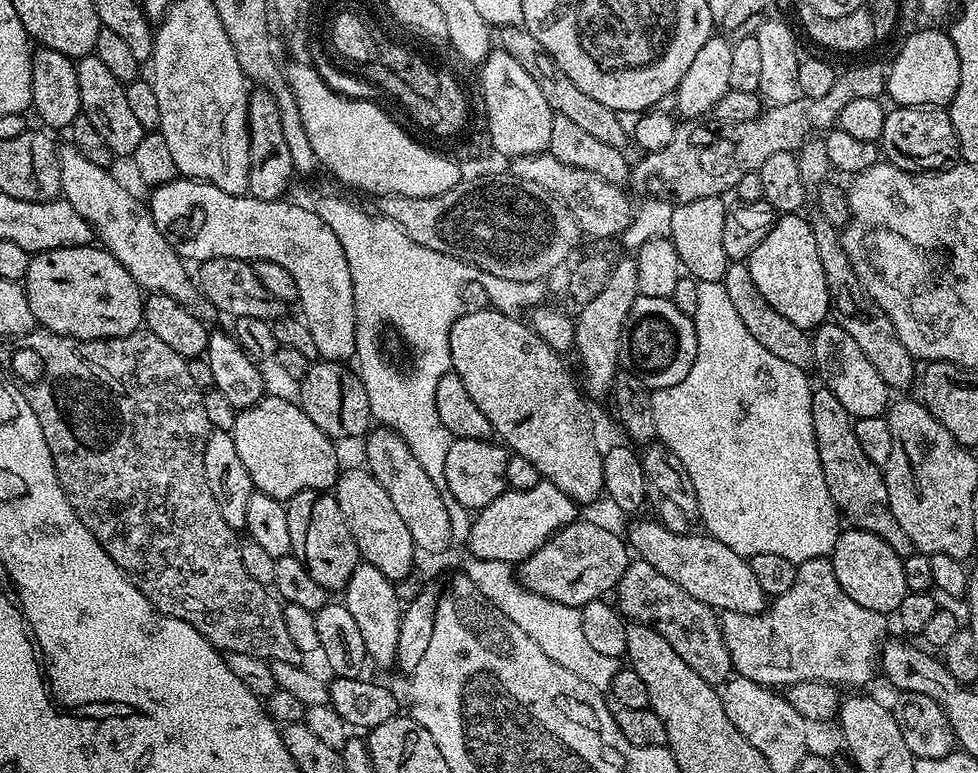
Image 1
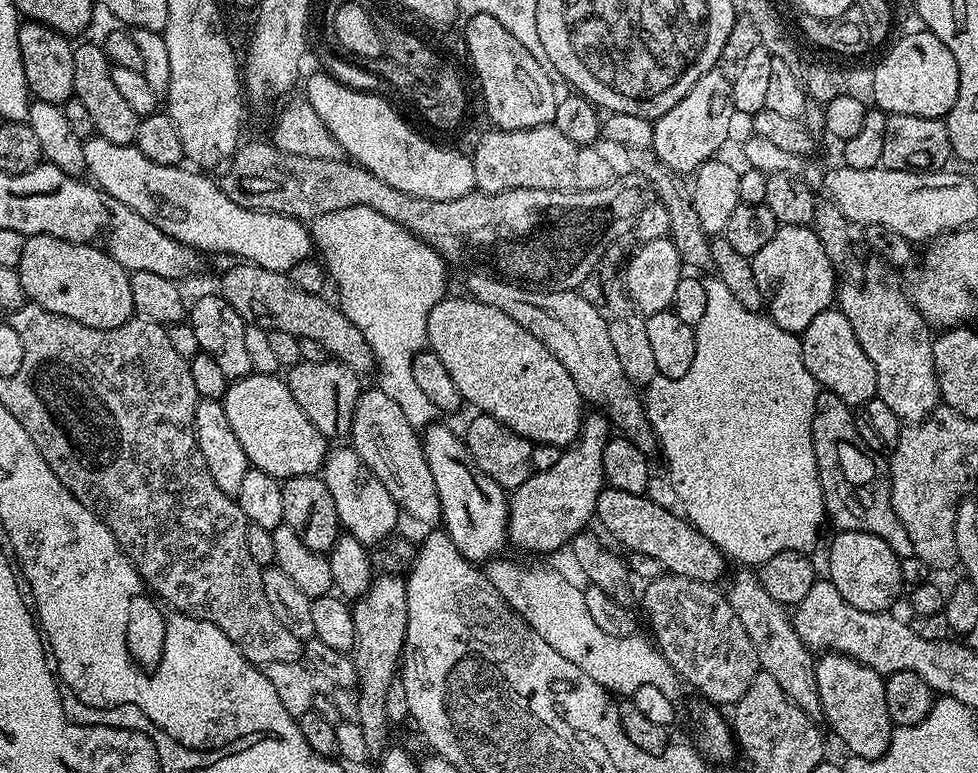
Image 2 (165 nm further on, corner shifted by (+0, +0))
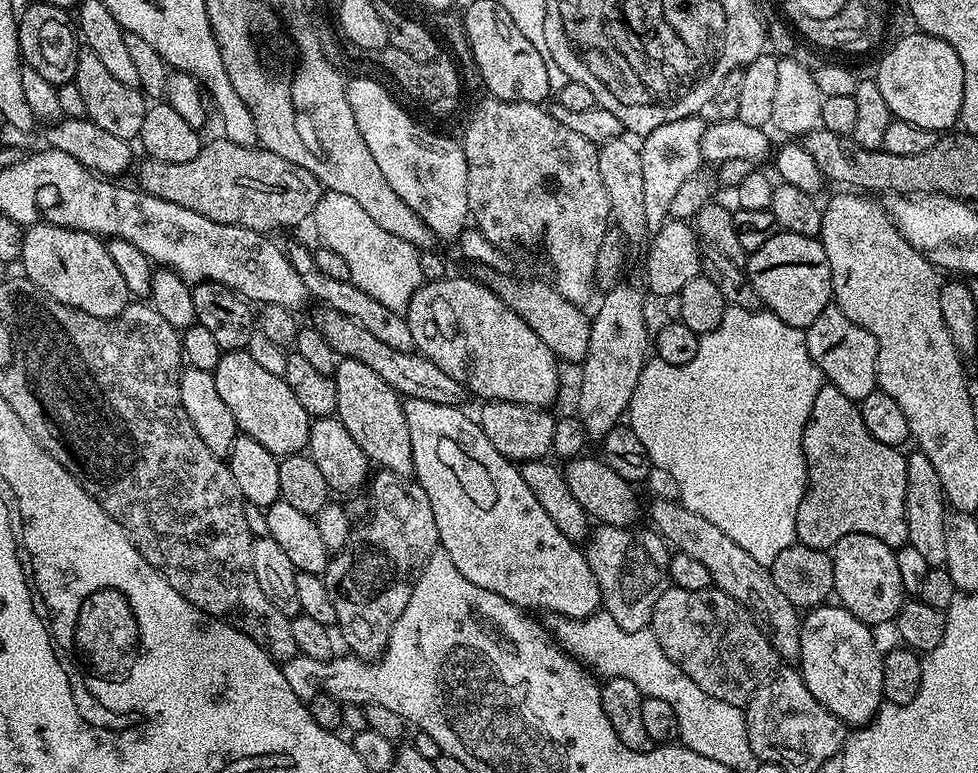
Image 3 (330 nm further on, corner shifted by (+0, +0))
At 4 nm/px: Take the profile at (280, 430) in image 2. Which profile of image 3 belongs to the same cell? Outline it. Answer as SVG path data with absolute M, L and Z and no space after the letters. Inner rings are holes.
M241 350L224 352L212 377L222 402L226 402L230 414L234 414L236 427L243 435L266 446L266 450L277 458L295 456L307 449L312 420L308 412L302 410L298 398L294 398L294 390L286 386L282 376L270 374L250 358L247 350Z

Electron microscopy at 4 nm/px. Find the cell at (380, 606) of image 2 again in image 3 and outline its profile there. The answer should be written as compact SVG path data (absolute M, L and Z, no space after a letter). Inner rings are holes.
M380 470L371 477L370 488L371 484L368 521L361 528L353 527L346 546L329 559L323 575L334 602L335 627L344 635L347 651L361 658L379 658L384 653L392 627L410 602L417 576L440 542L430 498L415 479Z

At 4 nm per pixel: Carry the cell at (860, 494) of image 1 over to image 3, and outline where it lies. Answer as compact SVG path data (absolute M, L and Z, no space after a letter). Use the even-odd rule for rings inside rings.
M824 383L804 427L802 450L808 467L808 487L796 515L799 543L831 550L846 534L870 534L870 538L878 538L878 542L886 542L894 550L908 543L908 456L900 448L878 442L866 430L857 401L846 398L833 384Z

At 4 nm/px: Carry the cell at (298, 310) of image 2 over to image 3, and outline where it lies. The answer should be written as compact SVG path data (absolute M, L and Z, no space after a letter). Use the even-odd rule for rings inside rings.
M321 307L320 313L314 320L314 327L330 342L330 346L336 351L337 357L357 360L370 366L386 386L390 386L395 392L400 393L401 397L414 399L422 398L422 402L434 402L442 406L461 407L465 402L466 389L464 385L454 382L442 366L434 366L430 358L421 356L419 352L403 352L402 350L393 350L391 346L386 346L386 342L374 338L370 330L362 330L362 326L355 324L350 318L338 314L338 310L333 308Z

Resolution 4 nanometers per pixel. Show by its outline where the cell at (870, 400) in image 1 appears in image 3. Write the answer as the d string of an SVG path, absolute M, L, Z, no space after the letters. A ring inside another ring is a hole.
M829 306L814 318L814 322L804 332L804 341L808 347L810 358L820 367L825 381L833 384L846 398L859 402L866 394L877 391L876 363L878 362L878 346L874 334L870 334L862 326L850 322L846 314L835 306Z

